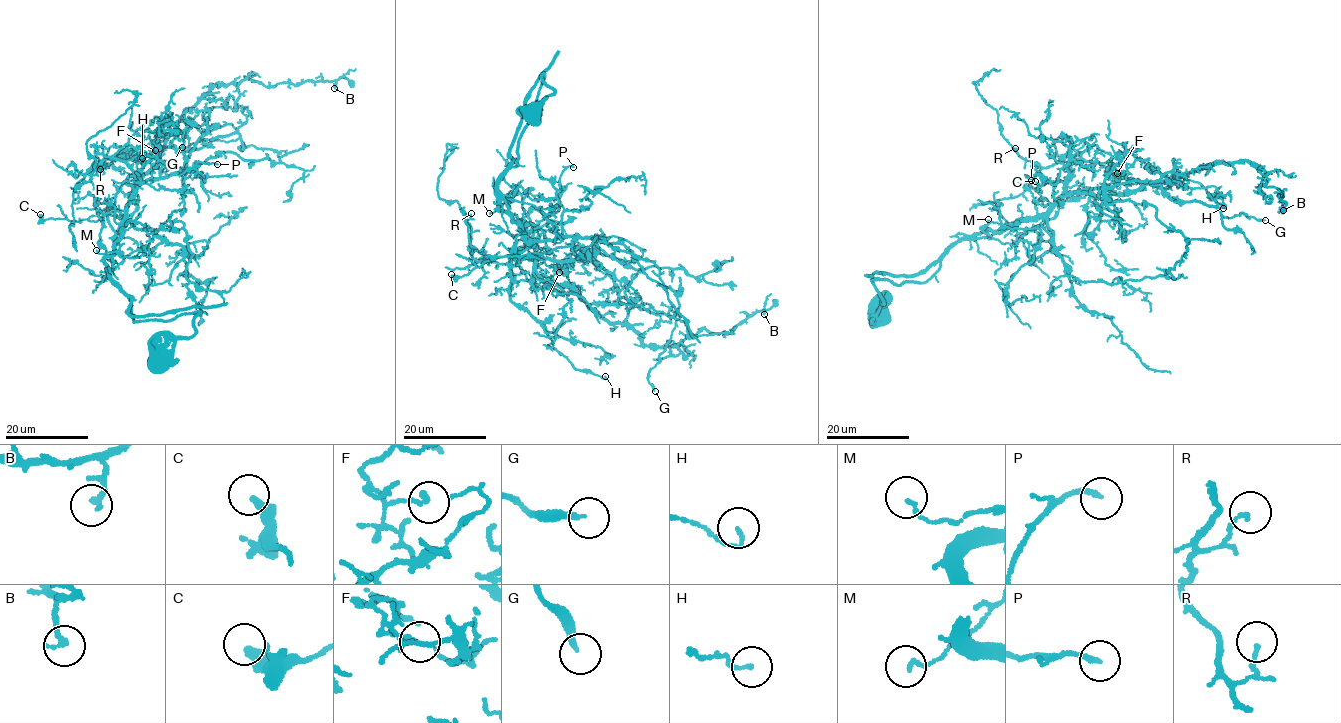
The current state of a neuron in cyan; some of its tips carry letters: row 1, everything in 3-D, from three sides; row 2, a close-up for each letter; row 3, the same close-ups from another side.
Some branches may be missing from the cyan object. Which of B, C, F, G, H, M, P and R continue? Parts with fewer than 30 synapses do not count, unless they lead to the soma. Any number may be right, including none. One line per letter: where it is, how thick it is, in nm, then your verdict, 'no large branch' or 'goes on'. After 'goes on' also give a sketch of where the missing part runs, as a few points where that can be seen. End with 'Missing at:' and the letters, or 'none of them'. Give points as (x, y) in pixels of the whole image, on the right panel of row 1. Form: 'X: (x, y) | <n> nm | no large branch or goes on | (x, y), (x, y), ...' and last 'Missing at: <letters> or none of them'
B: (1283, 210) | 200 nm | no large branch
C: (1035, 181) | 420 nm | no large branch
F: (1117, 173) | 220 nm | no large branch
G: (1265, 220) | 200 nm | no large branch
H: (1223, 208) | 120 nm | no large branch
M: (988, 219) | 140 nm | no large branch
P: (1031, 180) | 170 nm | no large branch
R: (1015, 148) | 140 nm | no large branch
Missing at: none of them

